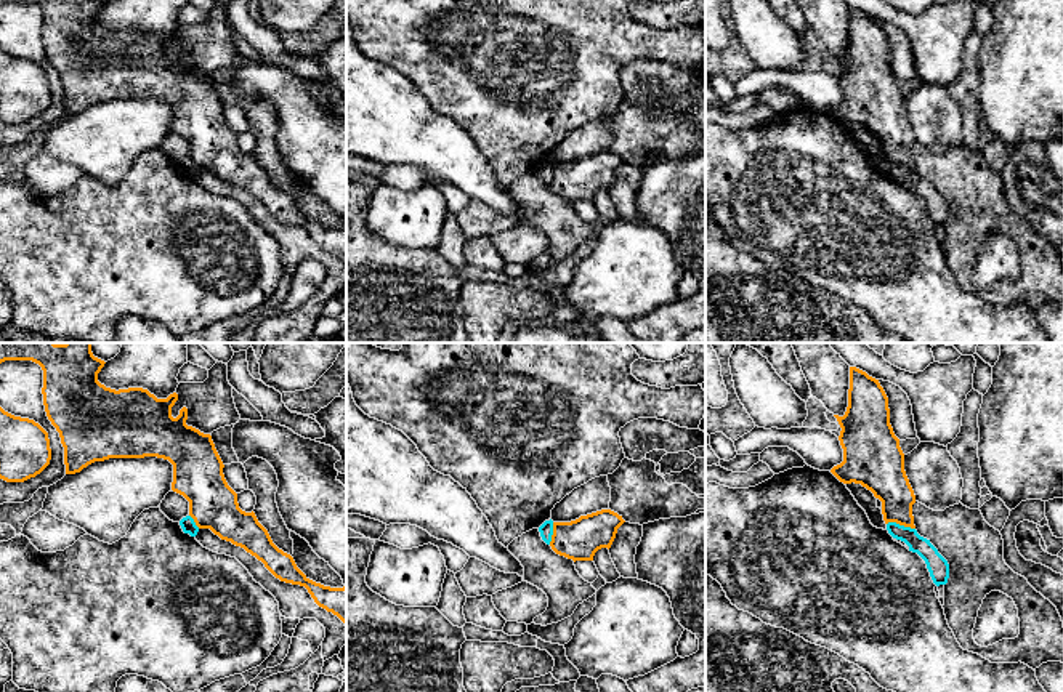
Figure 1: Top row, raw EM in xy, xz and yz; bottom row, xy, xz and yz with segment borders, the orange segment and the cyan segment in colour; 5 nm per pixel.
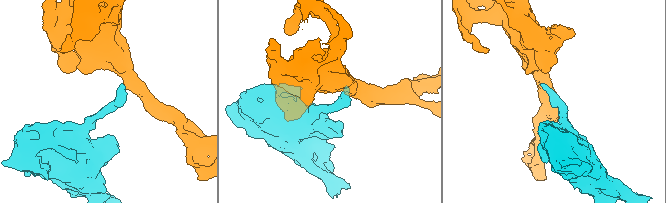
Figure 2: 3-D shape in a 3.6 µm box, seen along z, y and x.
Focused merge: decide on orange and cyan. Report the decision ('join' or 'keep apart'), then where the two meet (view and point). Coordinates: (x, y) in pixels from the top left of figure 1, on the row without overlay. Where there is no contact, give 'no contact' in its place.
keep apart; meets orange in yz at (901, 165)

